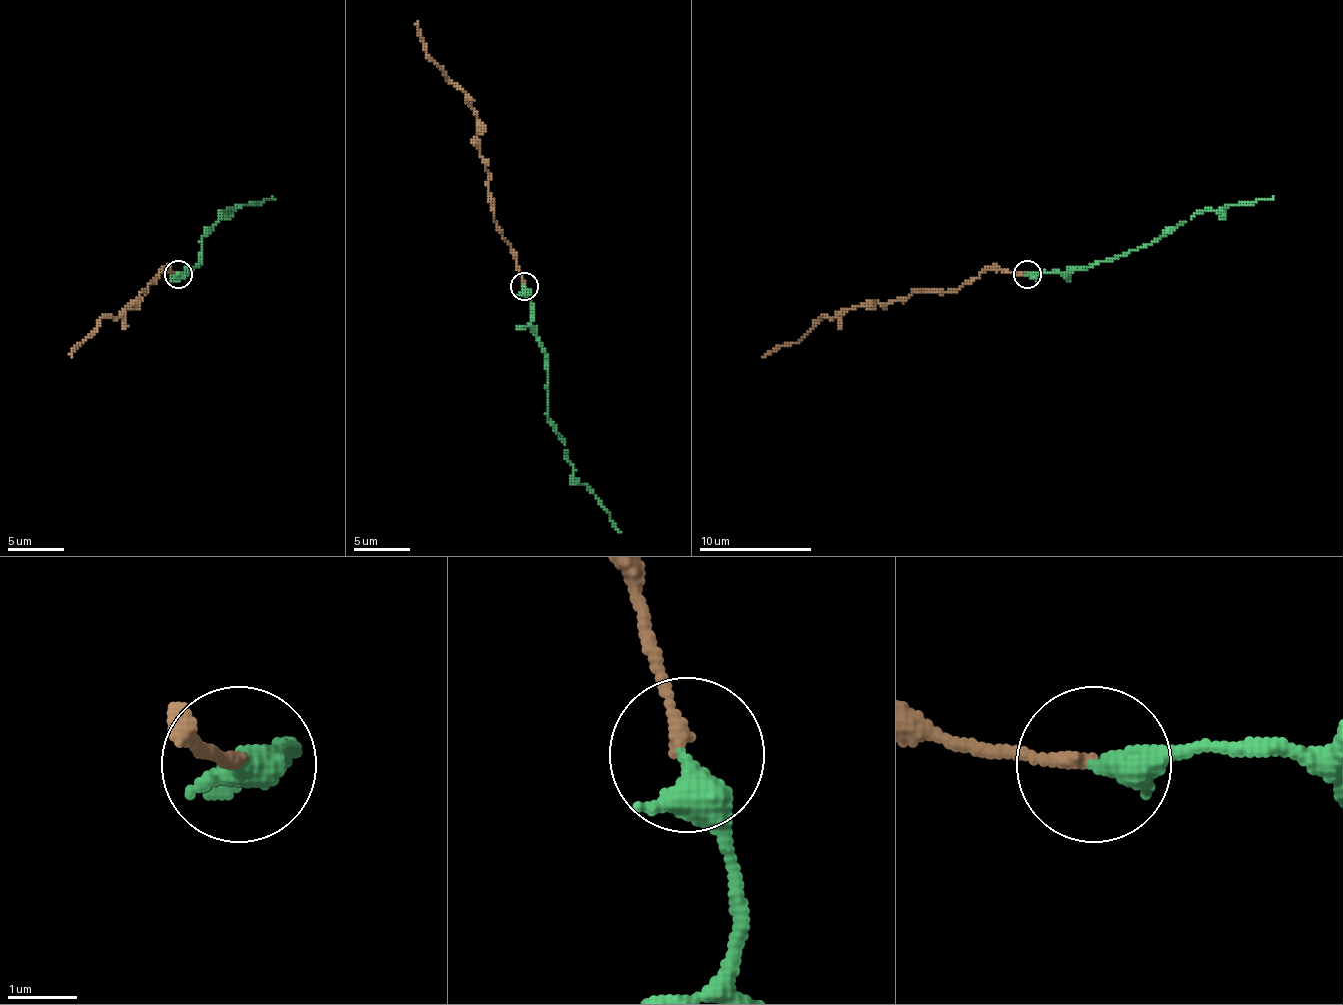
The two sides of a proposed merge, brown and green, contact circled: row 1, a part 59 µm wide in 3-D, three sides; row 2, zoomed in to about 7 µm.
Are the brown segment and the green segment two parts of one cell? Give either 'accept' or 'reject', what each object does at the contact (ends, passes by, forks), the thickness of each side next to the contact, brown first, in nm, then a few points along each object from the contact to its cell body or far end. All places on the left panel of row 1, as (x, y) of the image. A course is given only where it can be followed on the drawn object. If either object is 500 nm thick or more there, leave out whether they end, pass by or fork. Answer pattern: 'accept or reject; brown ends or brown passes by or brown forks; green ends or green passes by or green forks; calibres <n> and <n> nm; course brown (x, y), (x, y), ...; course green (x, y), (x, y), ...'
accept; brown ends; green ends; calibres 180 and 480 nm; course brown (179, 275), (165, 269), (117, 317), (103, 317), (72, 357); course green (179, 275), (201, 258), (201, 238), (224, 210), (275, 199)

